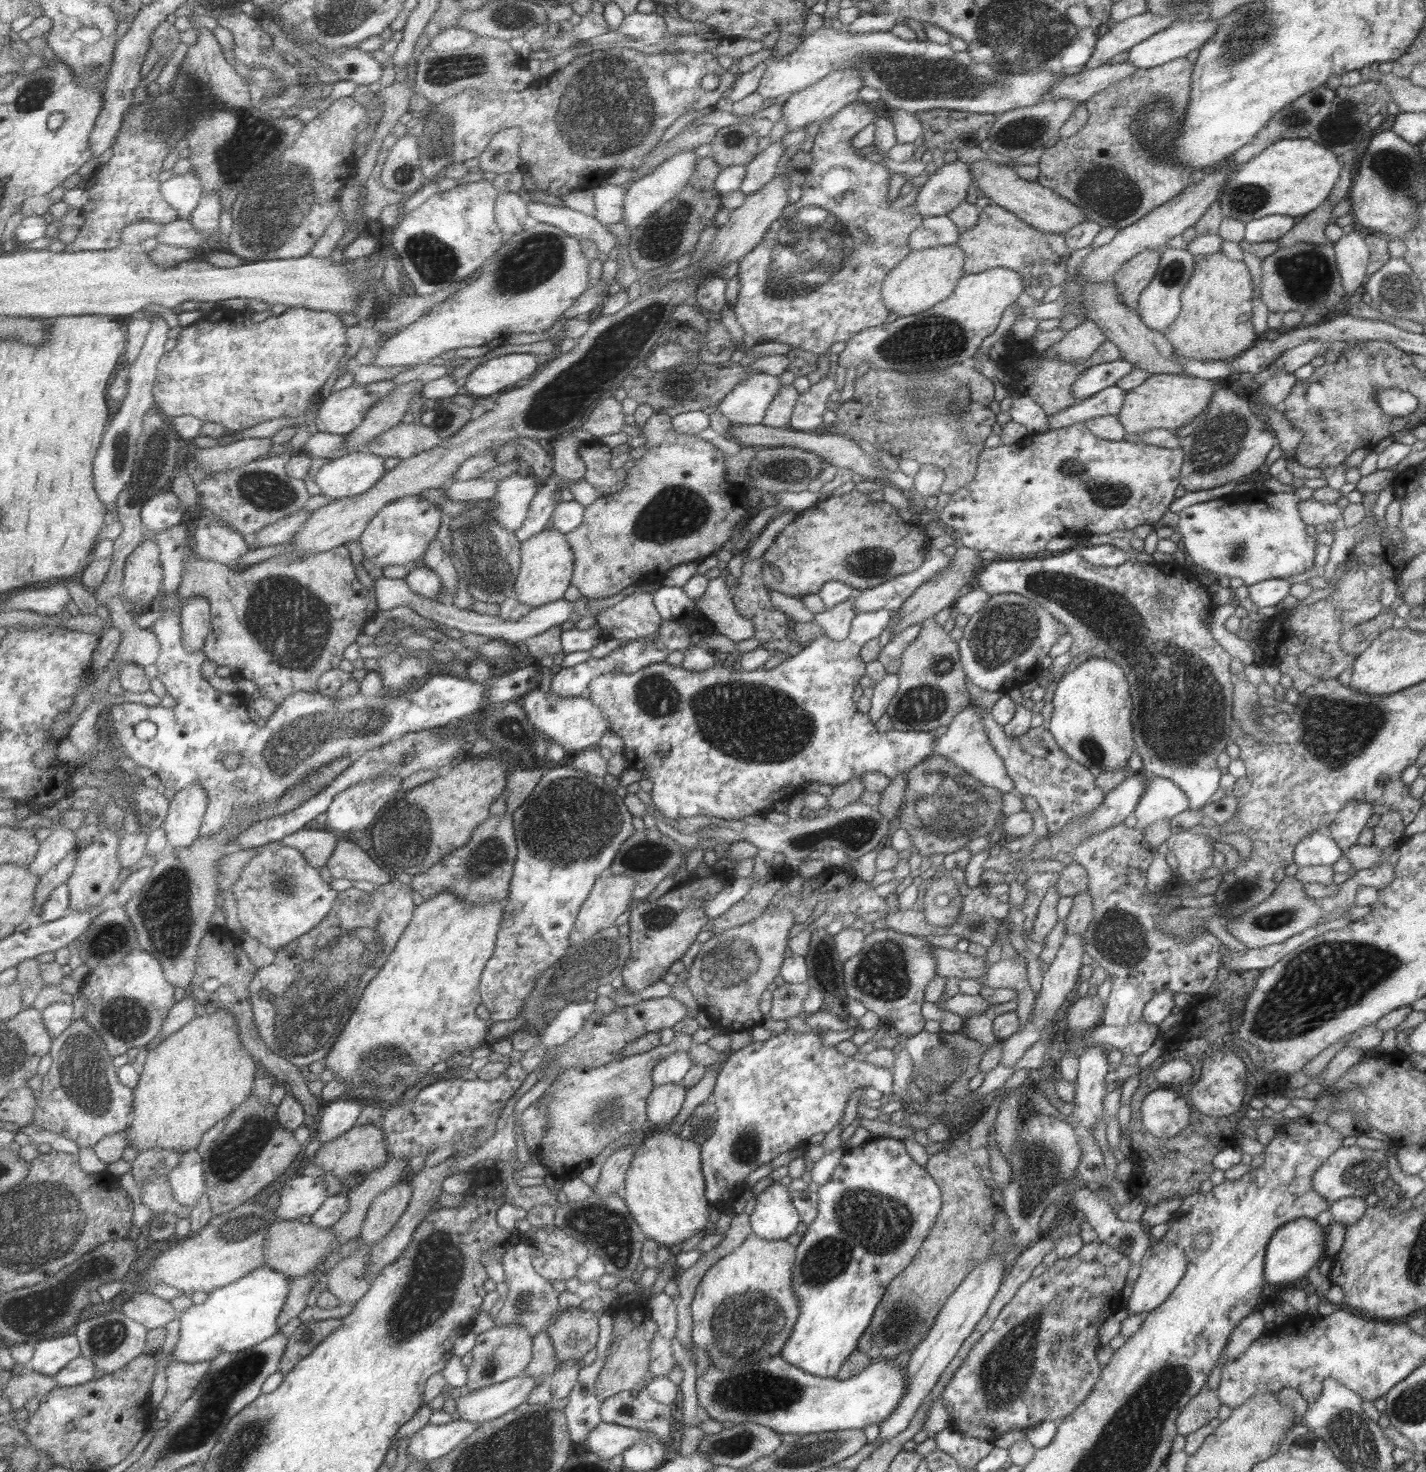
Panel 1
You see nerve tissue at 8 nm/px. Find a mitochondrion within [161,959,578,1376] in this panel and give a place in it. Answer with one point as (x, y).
(437, 1273)

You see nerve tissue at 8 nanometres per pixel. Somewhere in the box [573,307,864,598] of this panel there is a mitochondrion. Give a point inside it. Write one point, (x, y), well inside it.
(676, 513)

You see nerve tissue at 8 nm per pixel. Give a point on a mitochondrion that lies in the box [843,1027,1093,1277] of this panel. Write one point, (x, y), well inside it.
(1042, 1165)

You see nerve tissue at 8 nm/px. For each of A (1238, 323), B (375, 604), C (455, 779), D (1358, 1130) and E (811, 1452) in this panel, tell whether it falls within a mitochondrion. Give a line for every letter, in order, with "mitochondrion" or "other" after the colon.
A: other
B: other
C: other
D: other
E: mitochondrion

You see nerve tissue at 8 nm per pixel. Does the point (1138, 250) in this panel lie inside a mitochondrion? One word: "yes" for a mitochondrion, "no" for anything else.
no

